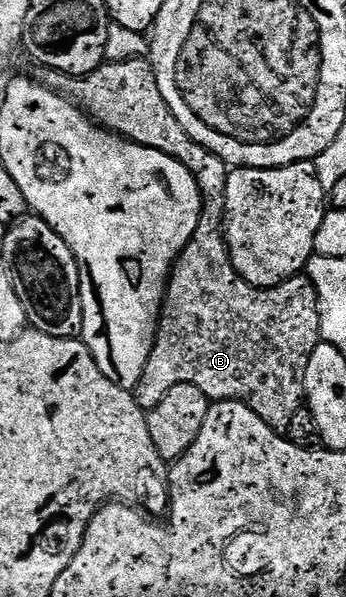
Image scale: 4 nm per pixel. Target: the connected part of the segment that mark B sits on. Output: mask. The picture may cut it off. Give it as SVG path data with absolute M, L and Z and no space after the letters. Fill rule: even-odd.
M138 56L129 61L103 63L88 77L74 80L70 84L73 86L67 90L68 96L76 104L109 132L127 141L136 141L138 145L163 151L186 165L197 178L201 192L199 227L195 227L195 235L191 235L187 247L173 262L173 271L165 287L165 299L161 303L157 339L153 342L149 362L147 367L143 367L143 375L139 375L135 390L137 406L146 411L159 407L159 399L163 399L171 387L179 387L179 383L191 383L199 387L199 391L203 391L210 402L238 401L251 407L251 411L255 411L255 415L259 415L259 419L263 419L263 423L273 429L288 430L295 411L303 408L305 376L311 351L315 351L315 347L323 340L317 292L313 282L305 275L280 281L270 289L257 289L237 274L229 258L229 246L225 244L225 192L231 176L230 170L220 157L195 143L191 135L183 131L183 123L175 119L171 107L167 107L167 99L163 99L163 91L159 91L152 64L143 60Z

